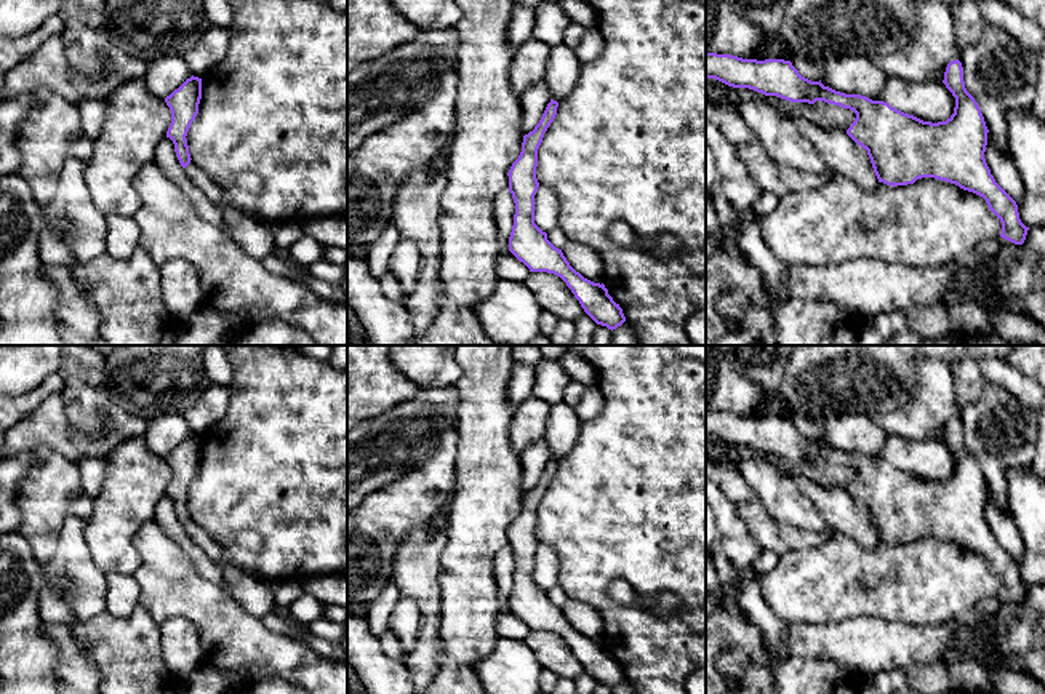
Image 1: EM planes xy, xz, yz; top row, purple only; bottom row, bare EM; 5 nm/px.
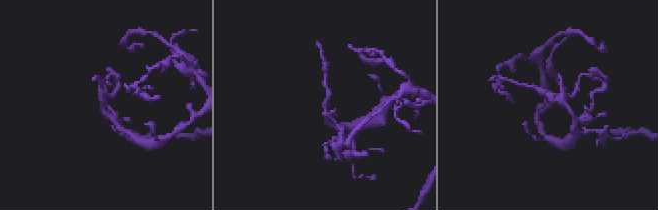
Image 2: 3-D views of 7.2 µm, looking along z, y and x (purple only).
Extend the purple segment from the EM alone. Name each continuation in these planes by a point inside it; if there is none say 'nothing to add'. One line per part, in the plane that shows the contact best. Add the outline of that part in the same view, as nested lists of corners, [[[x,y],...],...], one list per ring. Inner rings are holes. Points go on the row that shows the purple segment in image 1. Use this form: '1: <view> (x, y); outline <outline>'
1: xy (216, 194); outline [[[192,160],[184,171],[189,181],[198,187],[221,209],[221,213],[229,208],[235,208],[227,201],[224,189],[213,182],[208,176],[202,174]]]

